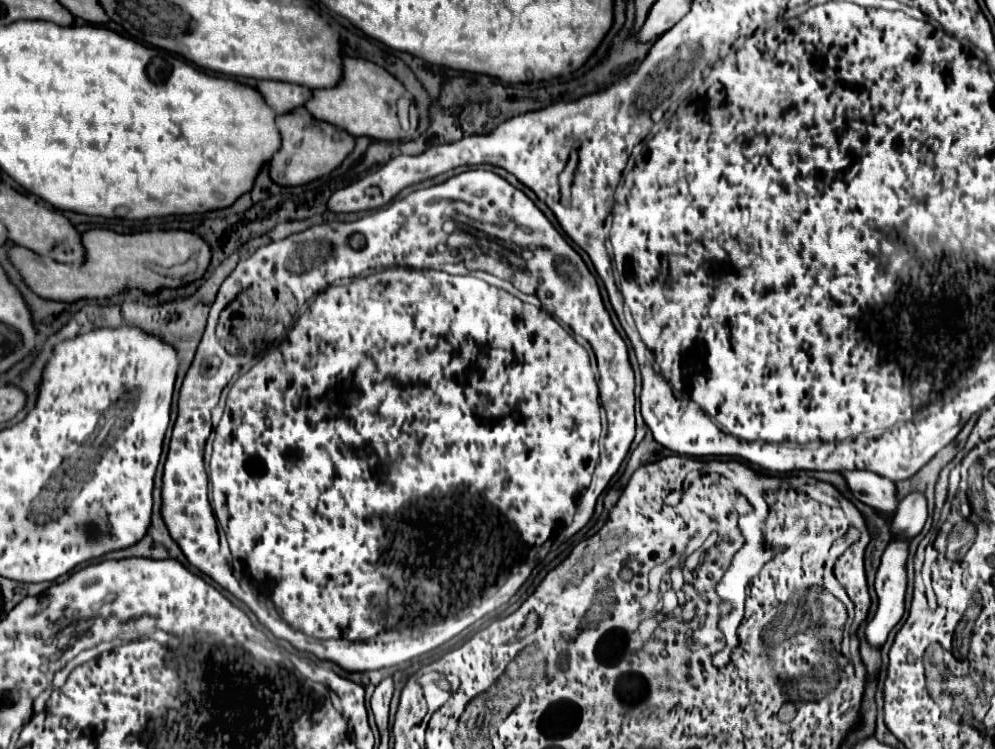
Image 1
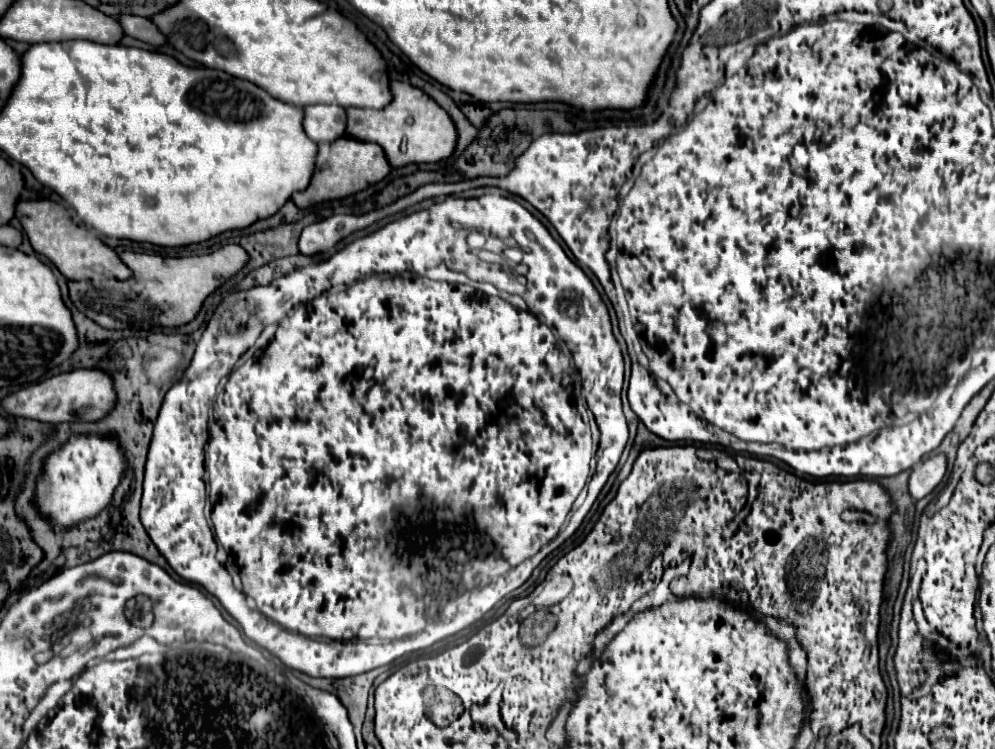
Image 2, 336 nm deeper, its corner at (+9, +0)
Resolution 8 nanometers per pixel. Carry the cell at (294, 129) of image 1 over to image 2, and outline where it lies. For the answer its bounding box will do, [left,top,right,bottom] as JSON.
[292,136,390,208]

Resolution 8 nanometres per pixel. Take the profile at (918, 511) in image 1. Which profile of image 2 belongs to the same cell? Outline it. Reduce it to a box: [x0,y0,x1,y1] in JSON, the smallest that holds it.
[908,454,946,500]

